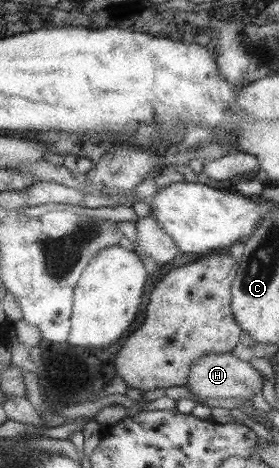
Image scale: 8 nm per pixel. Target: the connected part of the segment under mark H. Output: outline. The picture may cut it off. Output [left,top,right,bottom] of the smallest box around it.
[185,353,263,401]

